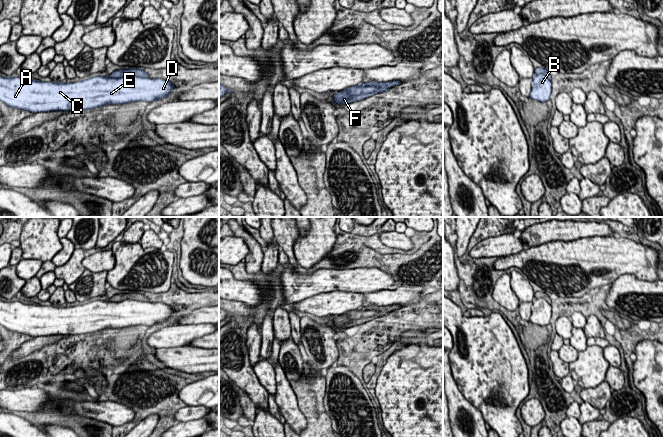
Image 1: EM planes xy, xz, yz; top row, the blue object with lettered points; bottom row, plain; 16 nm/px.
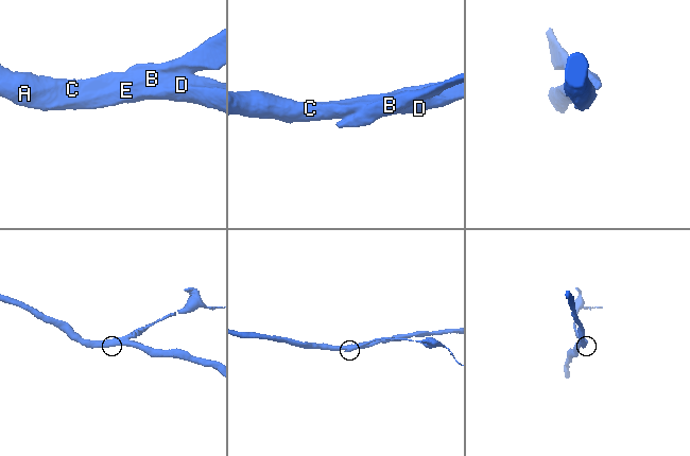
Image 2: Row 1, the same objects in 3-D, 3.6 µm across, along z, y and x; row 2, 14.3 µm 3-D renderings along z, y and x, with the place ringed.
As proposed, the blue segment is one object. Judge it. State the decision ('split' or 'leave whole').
split

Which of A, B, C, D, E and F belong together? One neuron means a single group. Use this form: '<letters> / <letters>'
A B C D E / F

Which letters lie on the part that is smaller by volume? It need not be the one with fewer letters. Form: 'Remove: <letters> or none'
Remove: F

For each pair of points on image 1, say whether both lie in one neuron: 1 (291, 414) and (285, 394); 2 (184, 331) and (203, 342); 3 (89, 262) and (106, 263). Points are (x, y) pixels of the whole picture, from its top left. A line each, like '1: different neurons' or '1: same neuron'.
1: same neuron
2: different neurons
3: same neuron

